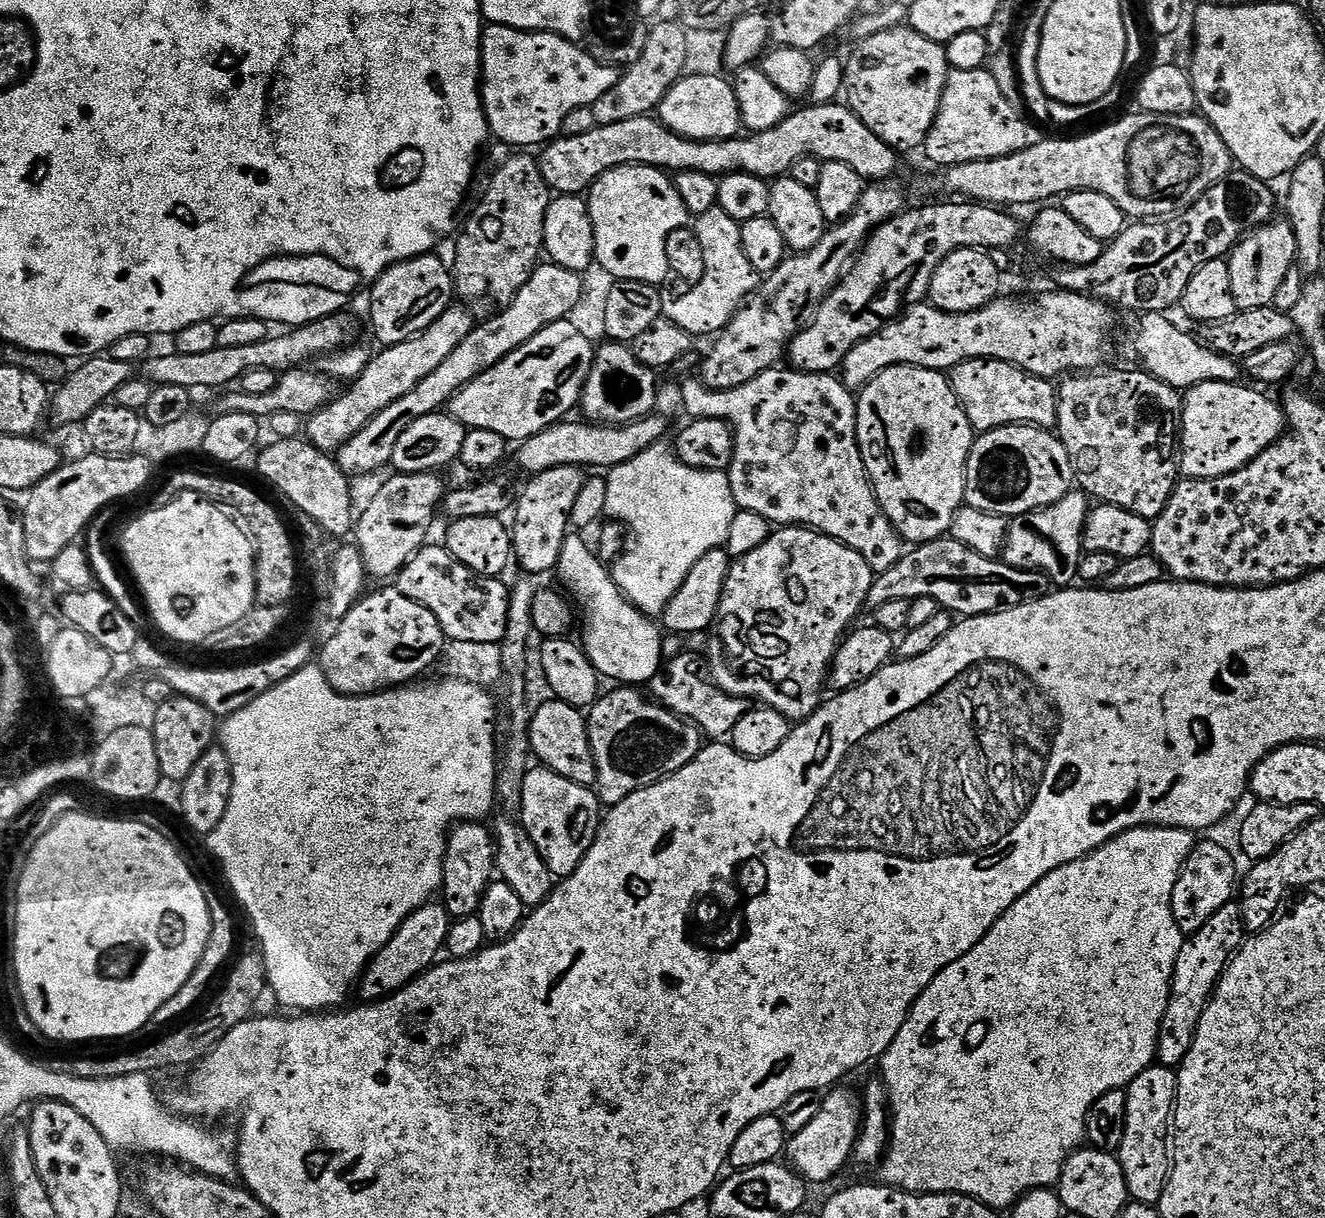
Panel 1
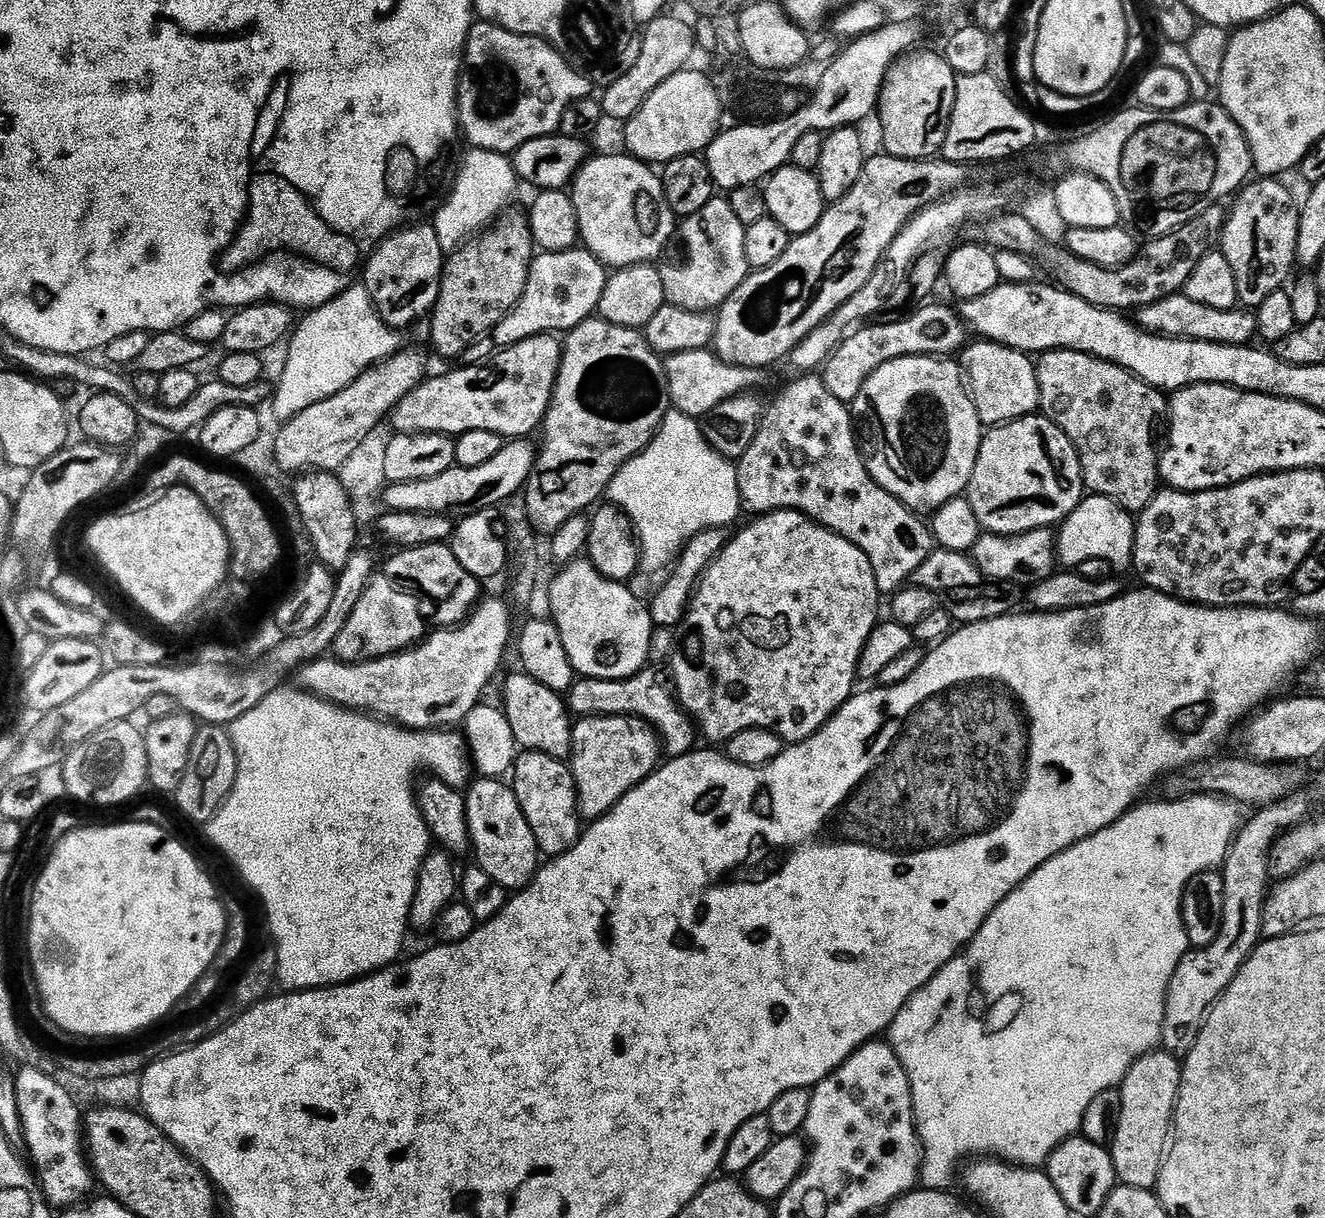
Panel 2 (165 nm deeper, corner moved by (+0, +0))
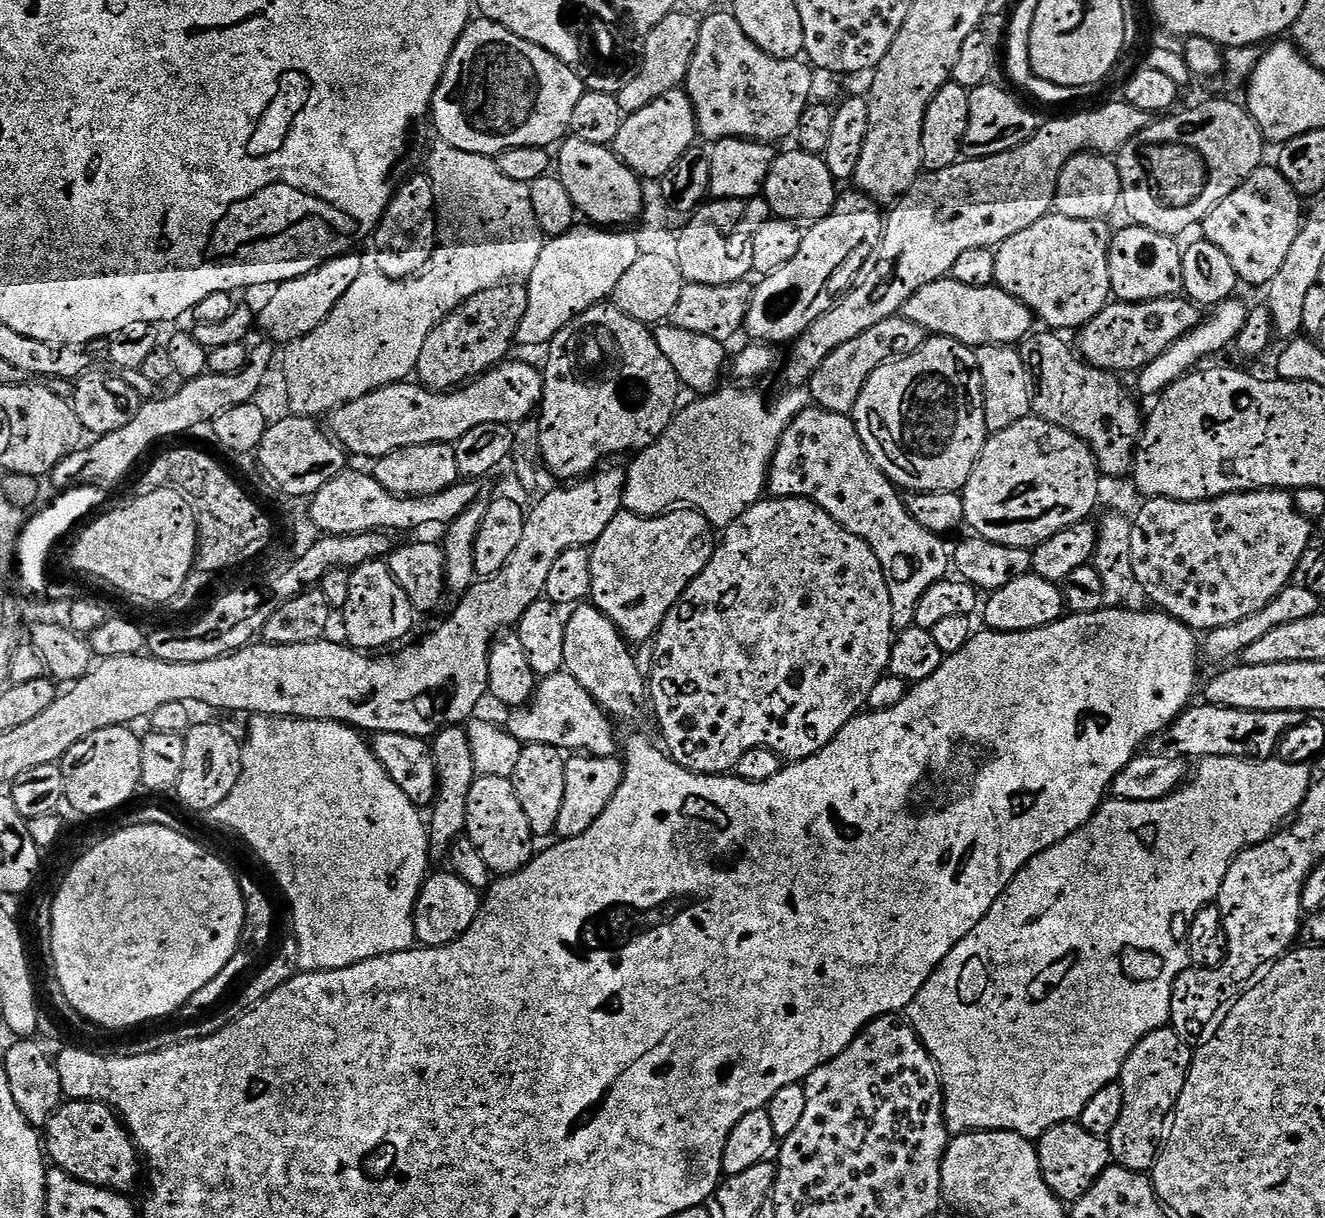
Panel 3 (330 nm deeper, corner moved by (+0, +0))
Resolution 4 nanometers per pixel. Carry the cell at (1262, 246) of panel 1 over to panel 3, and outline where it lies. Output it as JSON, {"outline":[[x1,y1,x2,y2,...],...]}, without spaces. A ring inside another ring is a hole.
{"outline":[[1261,166,1244,179,1202,222,1203,239,1208,240,1234,265,1237,281,1266,286,1282,270,1286,254,1298,238,1302,223,1301,197,1282,178,1275,166]]}

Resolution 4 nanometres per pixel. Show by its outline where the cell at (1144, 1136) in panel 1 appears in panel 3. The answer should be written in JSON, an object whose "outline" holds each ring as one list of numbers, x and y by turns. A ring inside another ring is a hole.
{"outline":[[1165,1026,1144,1036,1130,1058,1126,1058,1118,1081,1124,1095,1122,1118,1118,1118,1118,1126,1114,1126,1106,1138,1112,1159,1119,1167,1141,1174,1151,1173,1160,1157,1162,1141,1170,1117,1176,1111,1182,1086,1186,1086,1193,1055,1193,1049,1184,1044,1171,1027]]}

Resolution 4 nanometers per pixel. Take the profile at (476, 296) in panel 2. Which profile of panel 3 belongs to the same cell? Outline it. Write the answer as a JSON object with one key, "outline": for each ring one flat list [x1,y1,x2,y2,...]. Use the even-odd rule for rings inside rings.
{"outline":[[519,283,495,284,466,298,437,324,426,338,422,354,418,354,415,375,423,387,433,392,450,392,509,359,528,301,527,287,516,284]]}

